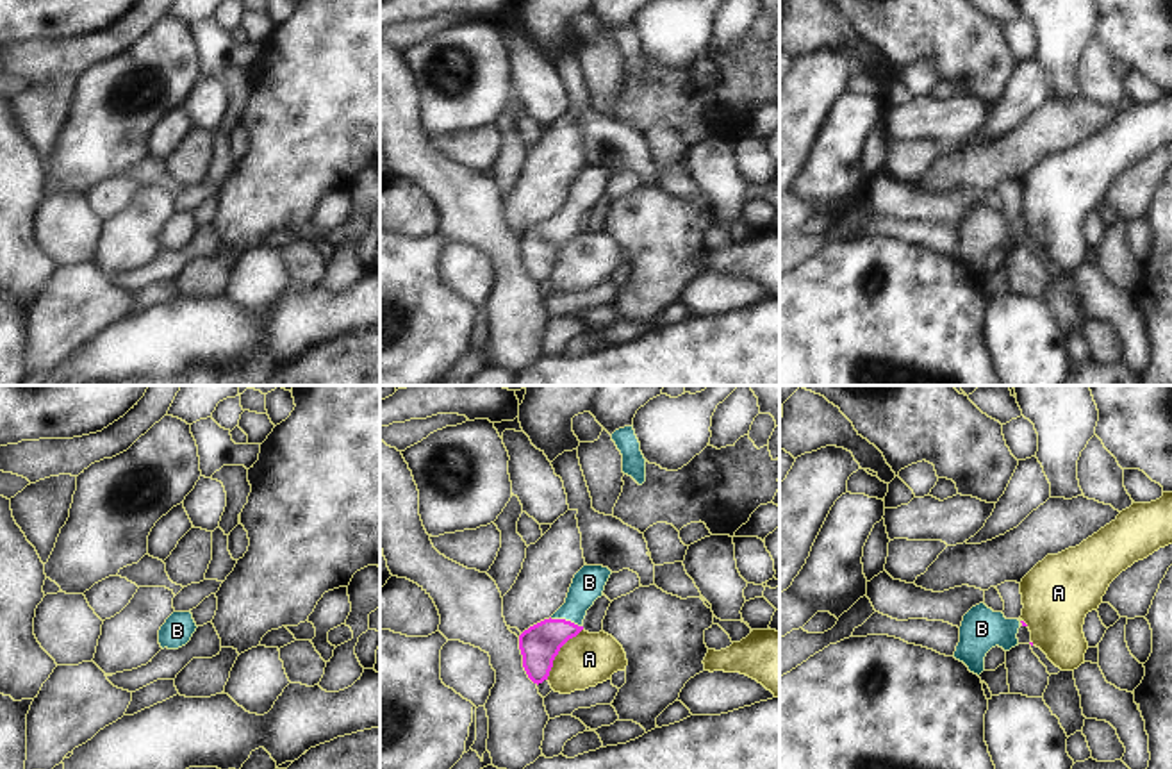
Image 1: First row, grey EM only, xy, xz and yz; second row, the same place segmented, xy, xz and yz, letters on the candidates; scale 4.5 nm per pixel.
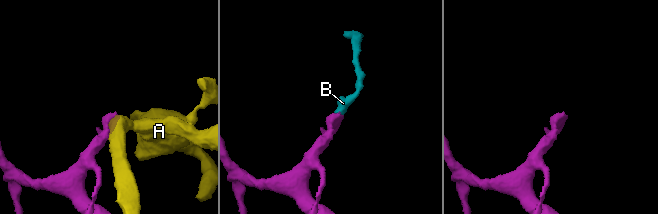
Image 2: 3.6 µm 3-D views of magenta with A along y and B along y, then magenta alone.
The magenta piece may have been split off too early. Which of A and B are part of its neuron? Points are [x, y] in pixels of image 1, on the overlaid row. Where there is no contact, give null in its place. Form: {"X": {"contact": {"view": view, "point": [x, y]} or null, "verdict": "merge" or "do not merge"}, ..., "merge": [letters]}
{"A": {"contact": {"view": "xz", "point": [557, 653]}, "verdict": "do not merge"}, "B": {"contact": {"view": "xz", "point": [564, 620]}, "verdict": "merge"}, "merge": ["B"]}

